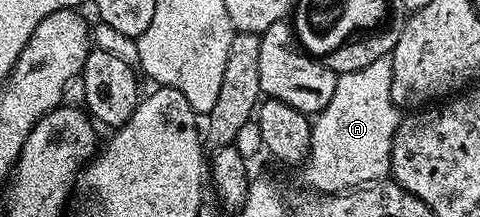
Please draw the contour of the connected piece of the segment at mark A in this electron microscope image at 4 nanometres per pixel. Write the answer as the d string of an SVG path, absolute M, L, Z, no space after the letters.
M391 57L374 60L358 72L346 72L336 79L334 96L322 113L312 122L312 147L307 162L303 163L304 178L313 191L321 194L339 194L345 190L367 186L389 177L392 168L392 141L394 132L400 127L401 111L390 100L392 79Z

